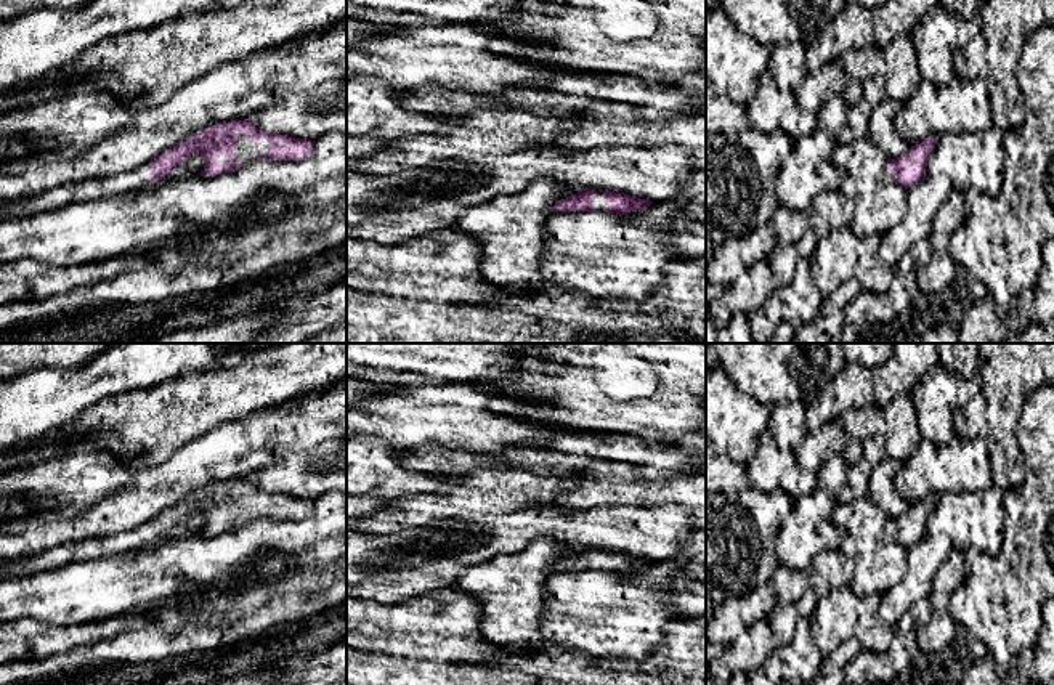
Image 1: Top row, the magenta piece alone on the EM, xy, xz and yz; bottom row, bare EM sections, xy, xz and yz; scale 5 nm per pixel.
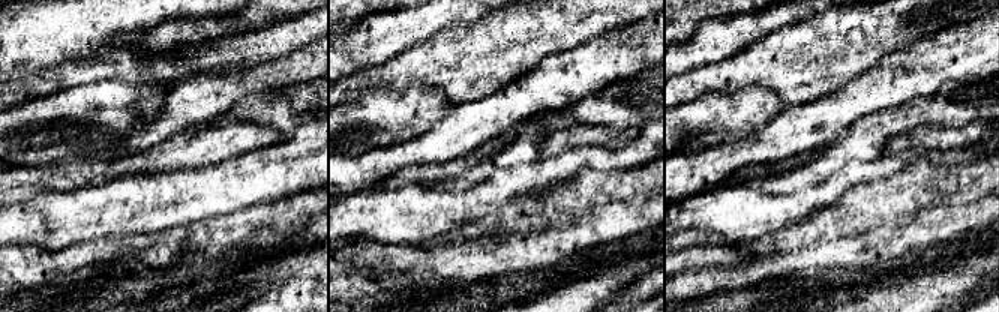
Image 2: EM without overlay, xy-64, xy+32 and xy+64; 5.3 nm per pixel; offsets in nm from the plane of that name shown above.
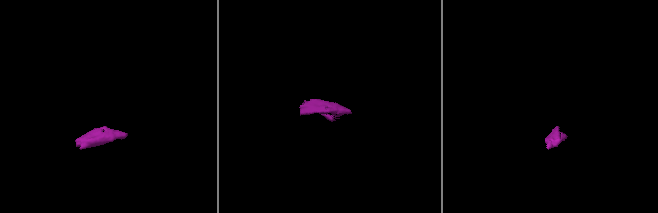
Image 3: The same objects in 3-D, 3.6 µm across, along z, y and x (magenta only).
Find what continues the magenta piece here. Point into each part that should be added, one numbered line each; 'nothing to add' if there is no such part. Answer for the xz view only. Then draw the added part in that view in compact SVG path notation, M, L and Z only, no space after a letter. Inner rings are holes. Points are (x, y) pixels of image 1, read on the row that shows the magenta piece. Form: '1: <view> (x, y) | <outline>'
1: xz (597, 198) | M595 189L594 194L592 194L592 204L598 212L606 212L603 193L600 193L598 189Z

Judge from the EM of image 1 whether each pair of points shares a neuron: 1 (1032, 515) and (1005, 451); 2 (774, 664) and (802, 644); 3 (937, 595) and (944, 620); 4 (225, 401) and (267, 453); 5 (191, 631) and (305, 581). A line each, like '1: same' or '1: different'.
1: different
2: same
3: same
4: different
5: different

